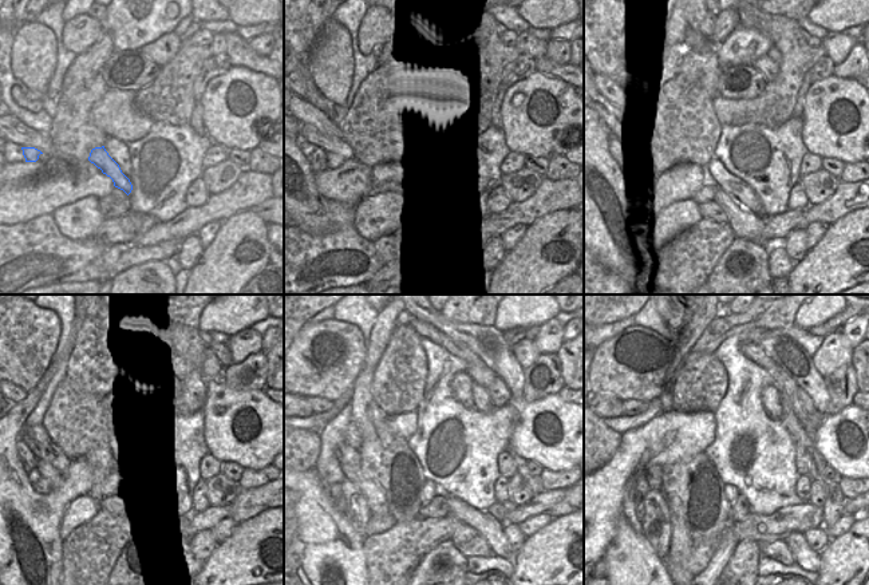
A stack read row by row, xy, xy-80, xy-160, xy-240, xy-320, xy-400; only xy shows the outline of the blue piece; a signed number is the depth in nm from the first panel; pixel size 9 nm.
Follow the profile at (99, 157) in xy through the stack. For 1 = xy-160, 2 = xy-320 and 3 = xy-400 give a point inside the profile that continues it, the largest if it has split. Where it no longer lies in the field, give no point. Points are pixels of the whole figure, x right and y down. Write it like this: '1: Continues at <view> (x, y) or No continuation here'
1: Continues at xy-160 (746, 224)
2: Continues at xy-320 (469, 542)
3: Continues at xy-400 (779, 550).

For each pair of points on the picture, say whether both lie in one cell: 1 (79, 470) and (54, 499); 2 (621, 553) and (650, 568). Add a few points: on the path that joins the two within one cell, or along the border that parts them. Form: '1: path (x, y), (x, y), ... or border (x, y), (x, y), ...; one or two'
1: path (76, 478), (62, 493); one
2: path (628, 560), (636, 568), (643, 568); one

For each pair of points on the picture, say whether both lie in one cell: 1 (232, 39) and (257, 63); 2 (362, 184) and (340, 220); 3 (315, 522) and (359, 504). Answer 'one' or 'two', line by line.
1: one
2: two
3: two

